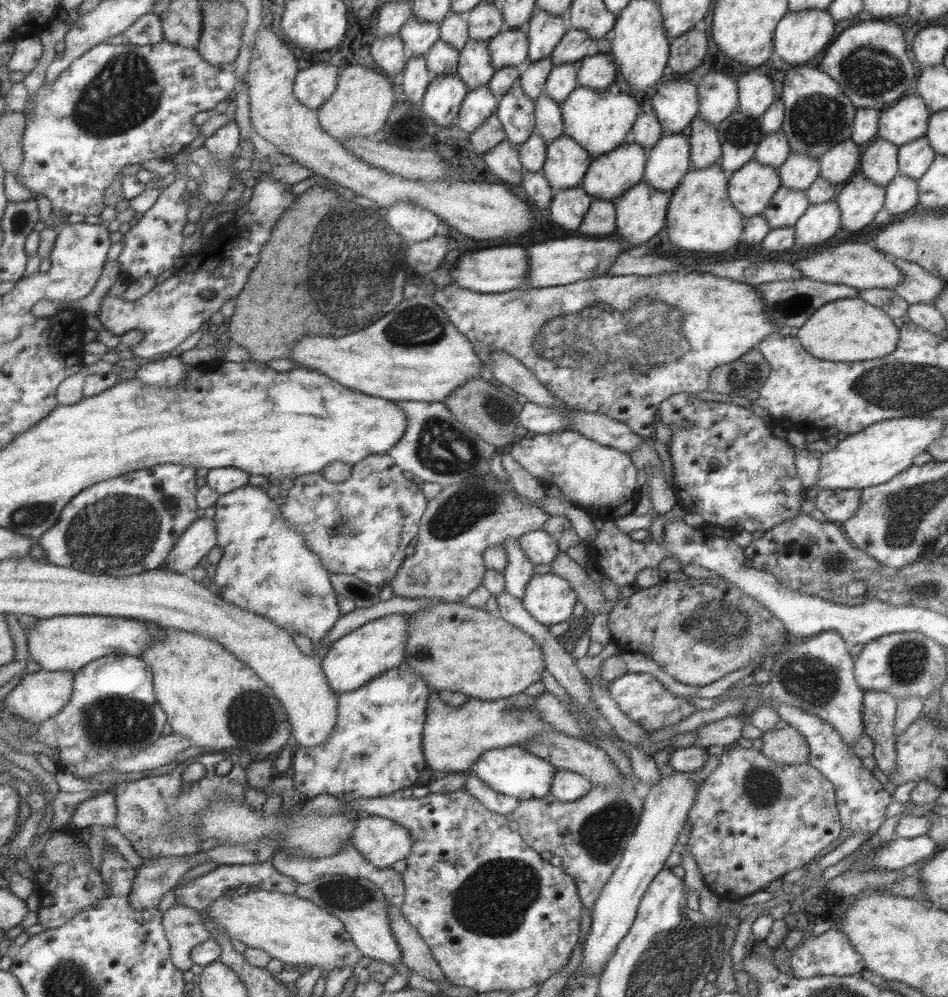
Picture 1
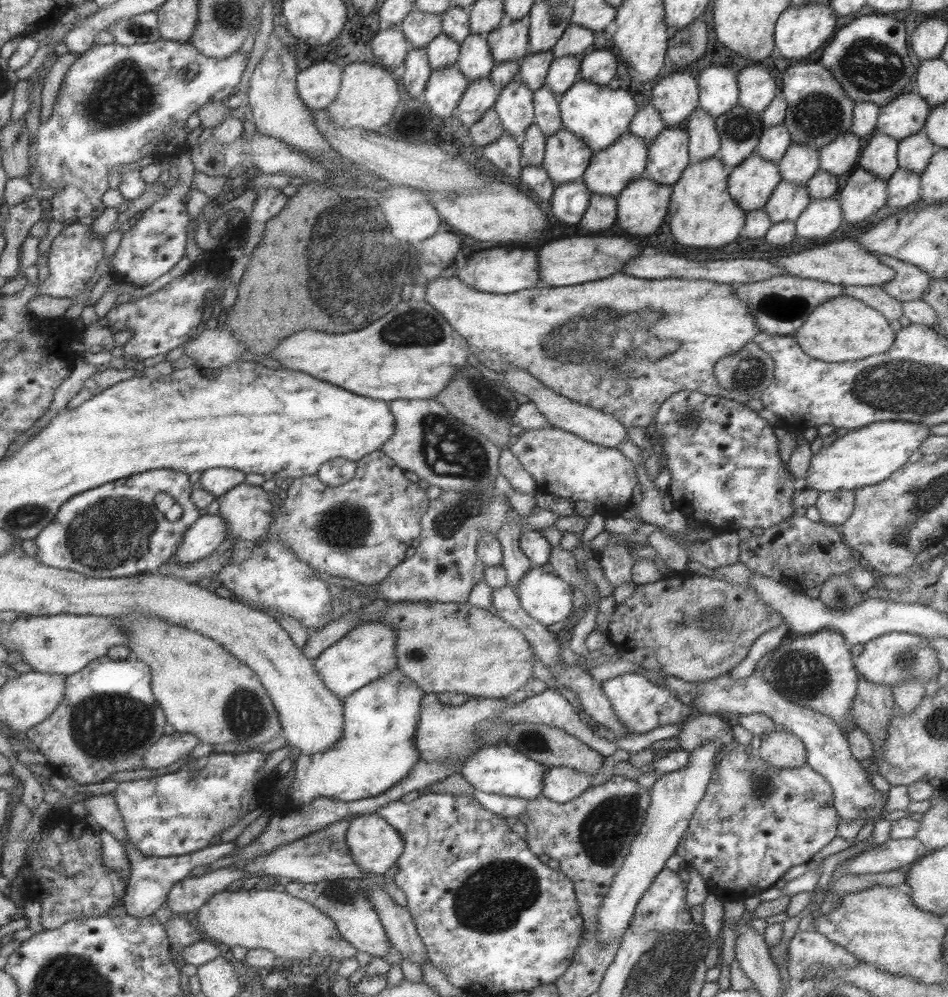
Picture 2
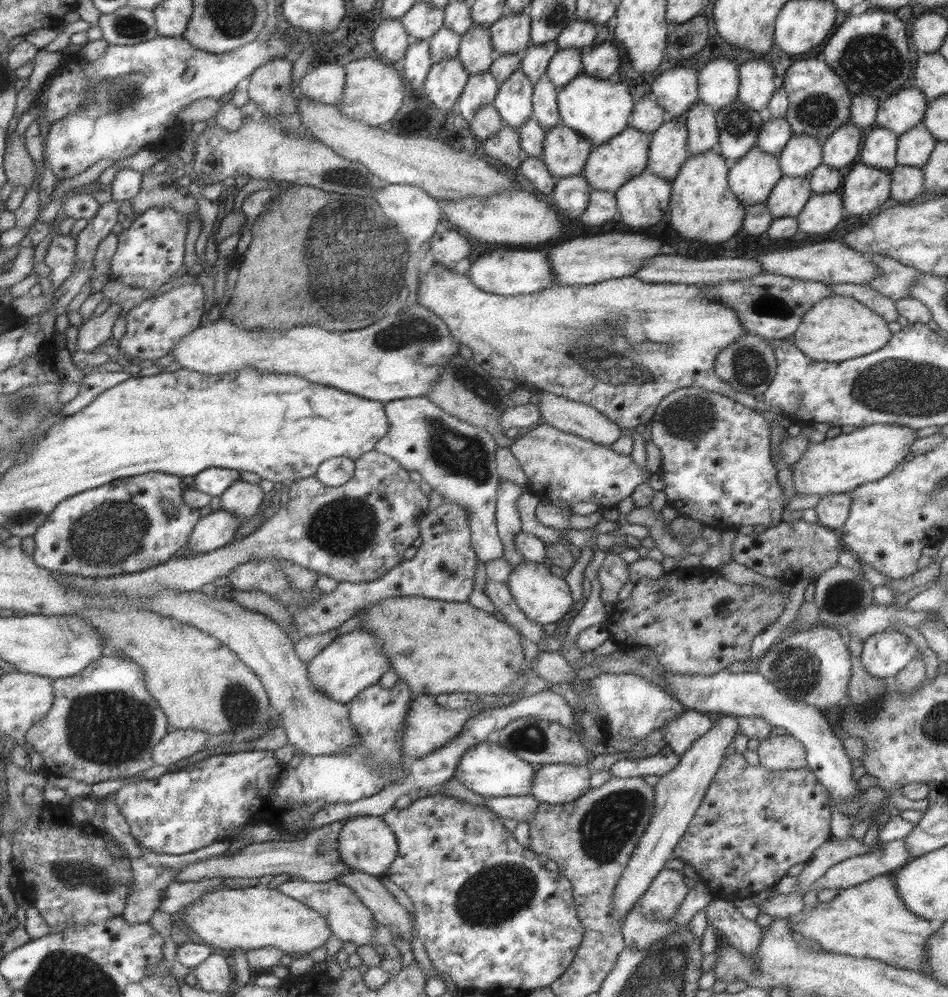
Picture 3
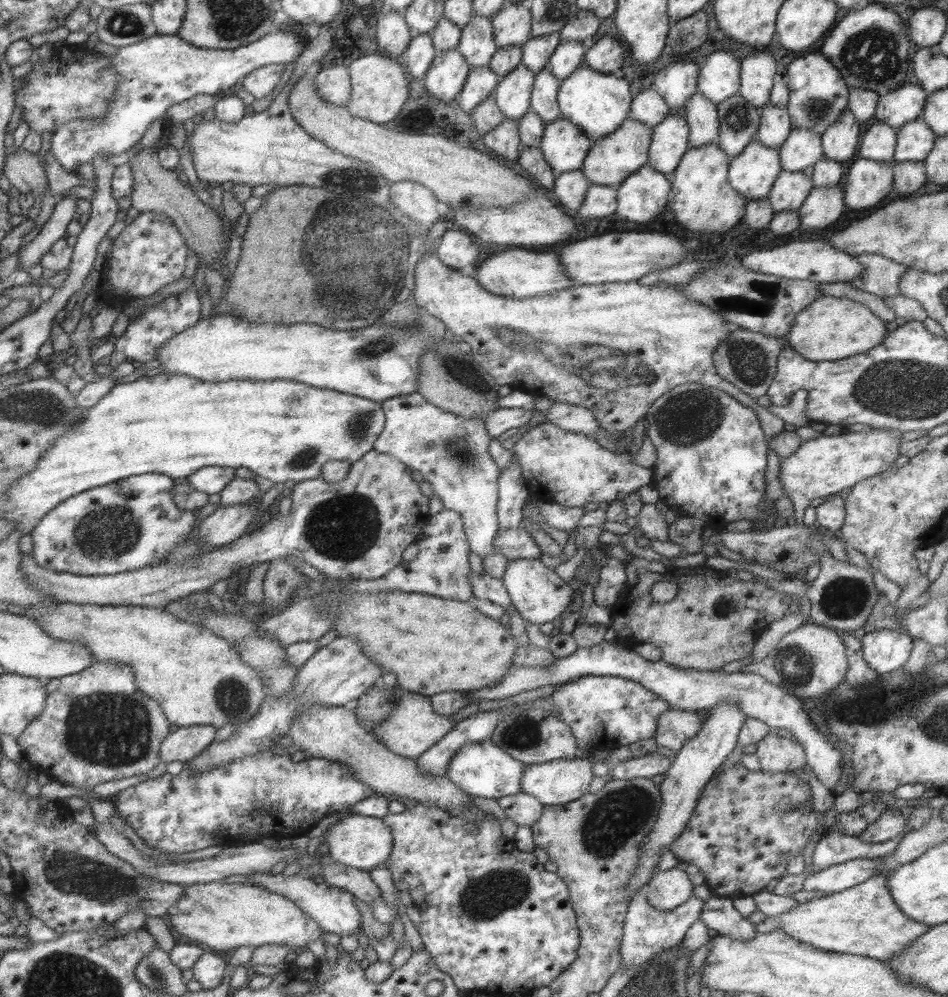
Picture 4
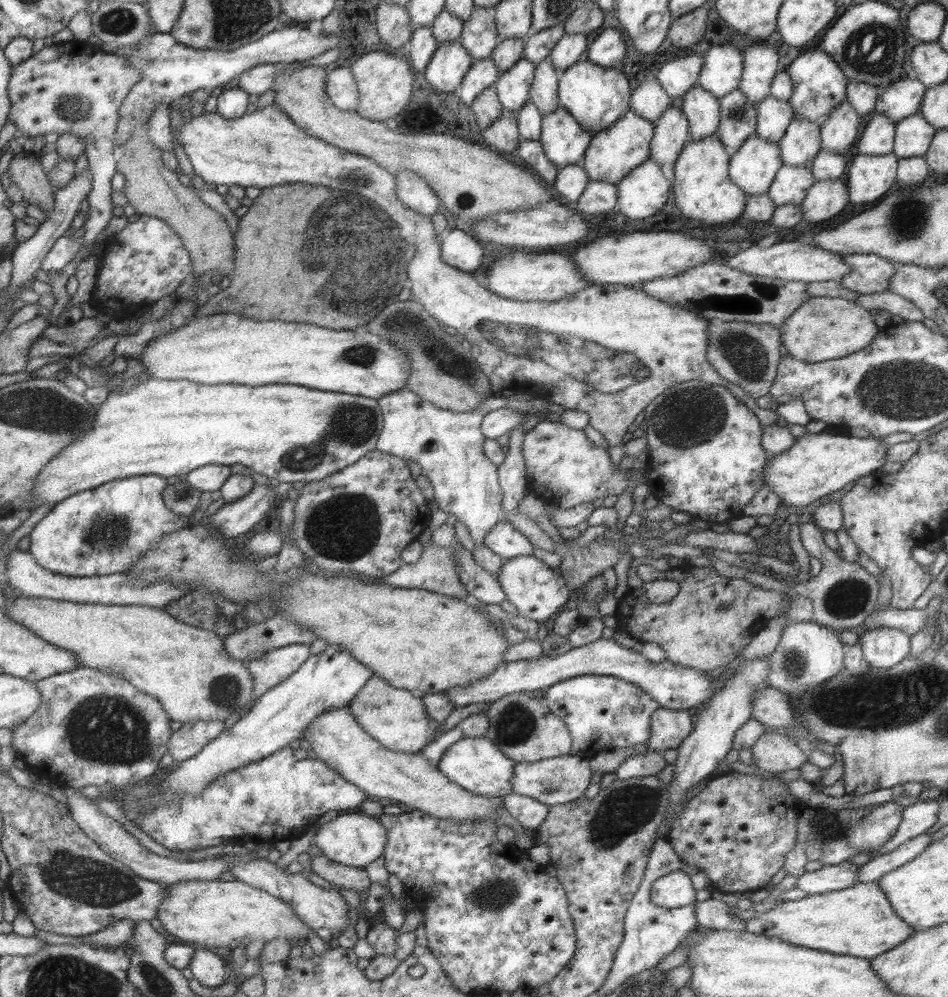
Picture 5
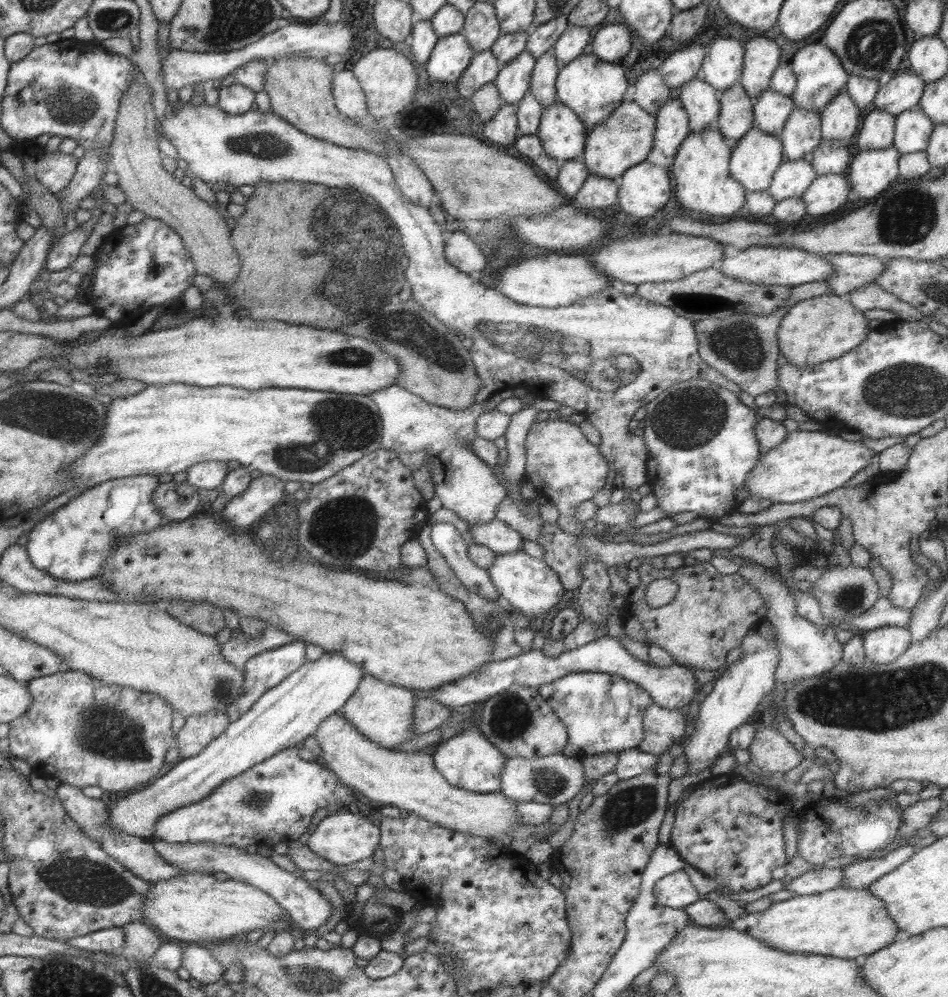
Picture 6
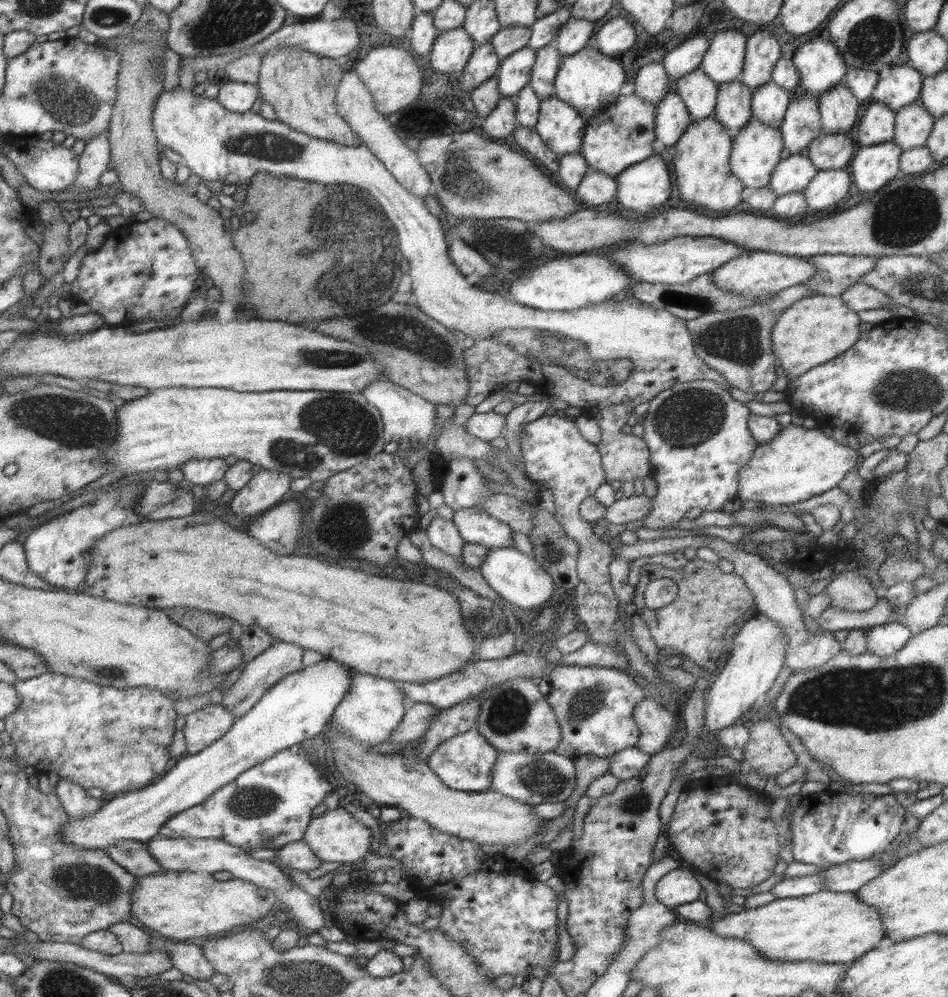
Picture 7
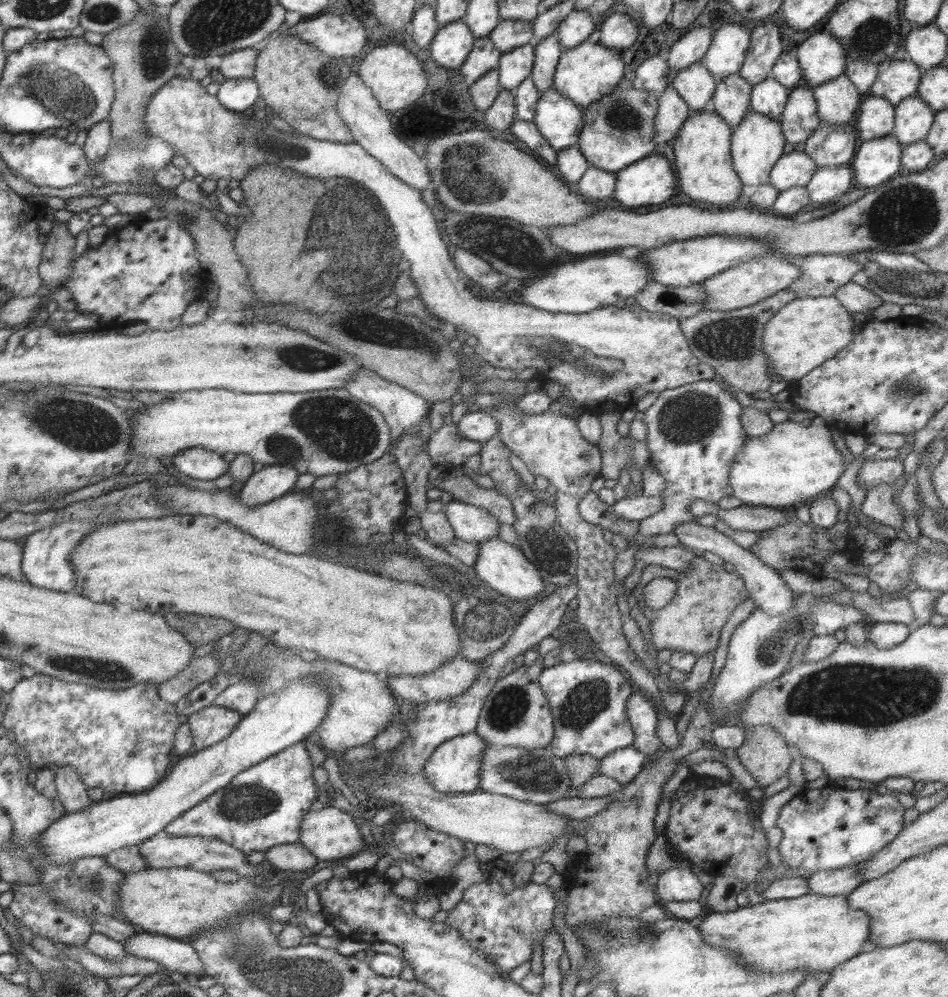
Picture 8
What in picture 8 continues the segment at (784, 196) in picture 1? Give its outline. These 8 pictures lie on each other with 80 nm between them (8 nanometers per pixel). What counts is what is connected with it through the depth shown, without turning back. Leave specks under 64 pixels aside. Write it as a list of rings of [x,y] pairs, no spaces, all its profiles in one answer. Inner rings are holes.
[[[800,147],[789,148],[771,167],[768,184],[771,184],[777,192],[793,188],[793,186],[805,187],[817,167]]]

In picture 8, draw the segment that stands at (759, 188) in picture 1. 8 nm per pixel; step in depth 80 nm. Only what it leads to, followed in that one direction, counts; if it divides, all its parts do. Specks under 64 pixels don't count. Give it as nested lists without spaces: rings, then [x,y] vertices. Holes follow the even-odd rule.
[[[749,109],[747,114],[743,116],[743,120],[731,130],[730,157],[732,158],[732,167],[742,185],[757,186],[768,183],[771,167],[788,149],[781,132],[780,122],[773,120],[773,118],[767,118],[767,116],[761,116],[753,110]]]

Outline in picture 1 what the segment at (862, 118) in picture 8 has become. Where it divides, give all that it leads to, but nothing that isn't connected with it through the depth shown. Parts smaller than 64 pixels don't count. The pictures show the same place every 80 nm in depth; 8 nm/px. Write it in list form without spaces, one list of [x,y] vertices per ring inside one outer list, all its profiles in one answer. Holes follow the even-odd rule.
[[[875,139],[862,147],[857,172],[869,182],[885,188],[898,175],[897,148],[887,140]]]

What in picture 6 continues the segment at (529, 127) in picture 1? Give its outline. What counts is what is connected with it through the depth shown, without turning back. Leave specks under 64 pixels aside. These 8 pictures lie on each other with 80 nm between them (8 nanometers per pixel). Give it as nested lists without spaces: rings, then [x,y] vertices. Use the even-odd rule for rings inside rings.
[[[523,49],[513,60],[500,65],[494,85],[505,104],[515,106],[528,91],[535,61],[536,58]]]

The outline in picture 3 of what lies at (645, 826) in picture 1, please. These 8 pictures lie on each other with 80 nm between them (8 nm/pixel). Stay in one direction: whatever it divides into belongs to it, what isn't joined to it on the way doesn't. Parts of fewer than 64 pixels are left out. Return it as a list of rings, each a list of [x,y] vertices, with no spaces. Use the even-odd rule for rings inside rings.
[[[723,714],[719,720],[713,722],[705,735],[694,740],[685,752],[678,755],[677,764],[669,772],[659,777],[654,786],[655,800],[651,818],[645,832],[637,839],[614,890],[612,915],[620,923],[626,912],[640,900],[653,877],[663,869],[665,862],[672,858],[673,847],[683,836],[694,812],[701,804],[702,796],[723,760],[725,748],[733,745],[737,729],[737,716]]]

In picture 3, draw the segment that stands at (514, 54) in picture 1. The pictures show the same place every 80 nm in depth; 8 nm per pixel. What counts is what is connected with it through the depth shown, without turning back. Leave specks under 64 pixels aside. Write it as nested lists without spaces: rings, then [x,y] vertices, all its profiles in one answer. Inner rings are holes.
[[[527,10],[508,12],[489,26],[489,38],[498,54],[521,53],[530,42],[530,14]]]

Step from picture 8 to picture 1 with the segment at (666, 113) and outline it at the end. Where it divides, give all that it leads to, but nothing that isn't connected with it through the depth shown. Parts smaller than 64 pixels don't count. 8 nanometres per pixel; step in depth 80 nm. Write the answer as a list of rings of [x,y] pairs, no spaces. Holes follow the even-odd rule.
[[[664,134],[653,148],[647,150],[642,181],[653,190],[672,192],[690,166],[688,138],[679,134]]]

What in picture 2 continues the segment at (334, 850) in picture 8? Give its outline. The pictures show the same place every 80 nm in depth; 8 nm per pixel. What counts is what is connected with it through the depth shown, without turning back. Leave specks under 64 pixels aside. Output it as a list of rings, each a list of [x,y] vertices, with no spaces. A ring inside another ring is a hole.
[[[375,813],[361,814],[350,818],[344,839],[348,853],[353,859],[353,865],[359,867],[361,872],[369,874],[387,872],[391,865],[395,864],[395,860],[398,860],[403,848],[403,841],[399,833],[392,826],[389,826],[386,820],[383,820]]]

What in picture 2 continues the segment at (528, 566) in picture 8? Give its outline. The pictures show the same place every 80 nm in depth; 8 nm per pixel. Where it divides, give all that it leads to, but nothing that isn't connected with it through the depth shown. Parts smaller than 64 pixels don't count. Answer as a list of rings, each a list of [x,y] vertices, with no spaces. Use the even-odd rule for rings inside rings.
[[[533,565],[523,573],[521,580],[515,585],[514,592],[523,611],[535,621],[545,627],[563,622],[572,612],[573,587],[567,582],[560,580],[553,572],[544,572],[540,565]]]

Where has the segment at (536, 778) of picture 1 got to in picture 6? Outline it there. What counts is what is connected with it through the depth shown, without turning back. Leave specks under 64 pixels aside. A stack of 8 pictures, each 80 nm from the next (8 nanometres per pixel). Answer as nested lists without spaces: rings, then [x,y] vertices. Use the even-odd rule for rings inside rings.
[[[469,728],[439,743],[431,754],[433,766],[455,788],[476,793],[500,793],[500,772],[506,756],[493,746],[478,728]]]

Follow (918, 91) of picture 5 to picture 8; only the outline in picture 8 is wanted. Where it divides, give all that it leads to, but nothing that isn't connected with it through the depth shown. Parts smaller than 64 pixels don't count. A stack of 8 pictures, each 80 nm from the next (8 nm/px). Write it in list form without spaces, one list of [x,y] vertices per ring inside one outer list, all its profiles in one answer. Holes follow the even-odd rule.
[[[891,58],[884,63],[869,87],[870,94],[881,96],[891,105],[897,106],[901,100],[916,94],[921,75],[922,70],[908,58]]]

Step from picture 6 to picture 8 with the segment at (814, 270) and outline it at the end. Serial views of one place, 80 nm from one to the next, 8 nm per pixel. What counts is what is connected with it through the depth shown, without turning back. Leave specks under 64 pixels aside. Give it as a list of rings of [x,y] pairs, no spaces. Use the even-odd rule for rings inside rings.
[[[770,255],[746,261],[735,267],[726,268],[715,276],[710,276],[702,281],[702,290],[706,297],[702,302],[702,308],[706,310],[735,310],[745,306],[751,306],[779,290],[789,286],[799,276],[800,270],[787,261],[779,260],[777,256]]]

